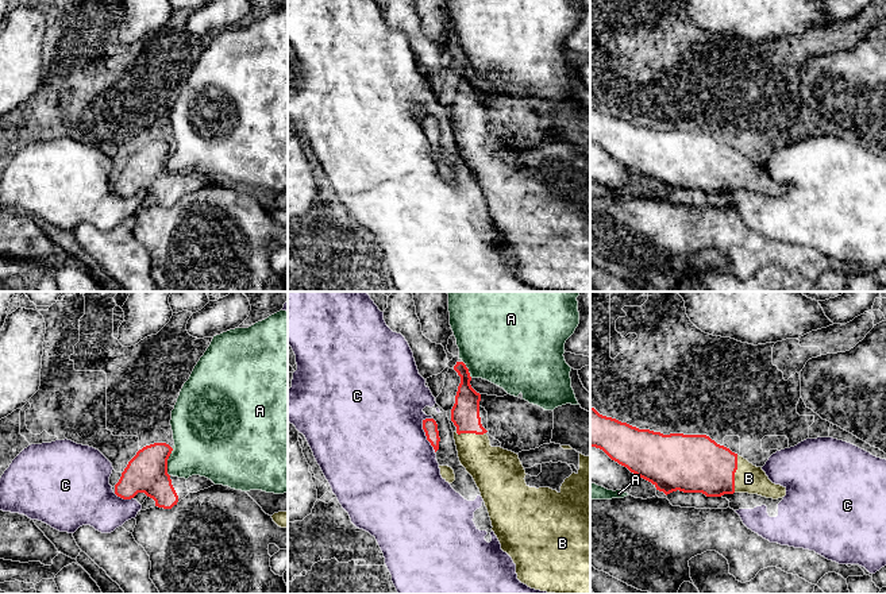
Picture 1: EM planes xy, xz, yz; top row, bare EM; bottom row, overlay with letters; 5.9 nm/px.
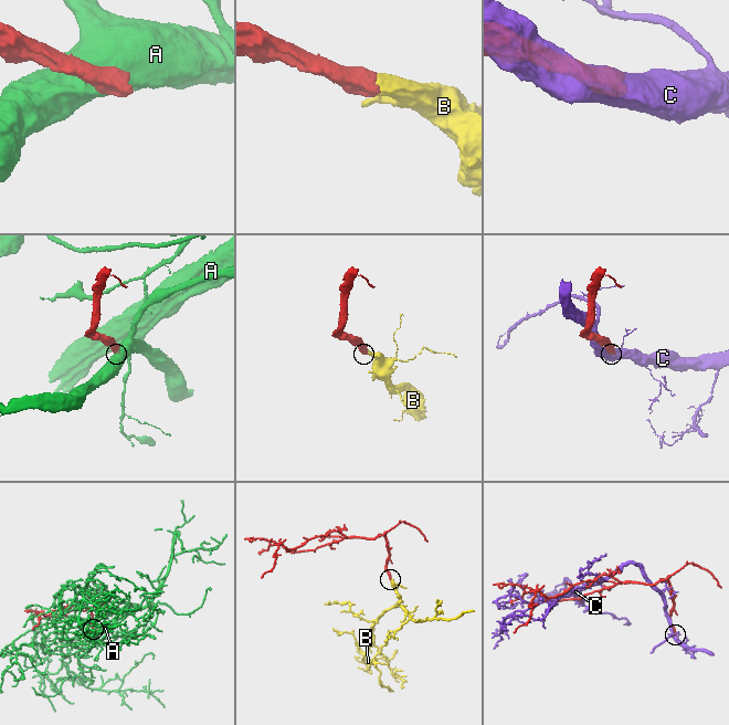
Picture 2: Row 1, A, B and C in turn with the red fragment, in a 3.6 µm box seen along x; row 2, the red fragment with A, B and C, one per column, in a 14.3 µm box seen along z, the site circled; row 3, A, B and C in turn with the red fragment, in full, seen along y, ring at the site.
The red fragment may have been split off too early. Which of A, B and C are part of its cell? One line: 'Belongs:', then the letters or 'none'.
Belongs: B

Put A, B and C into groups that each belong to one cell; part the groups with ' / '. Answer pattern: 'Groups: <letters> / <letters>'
Groups: A / B / C

